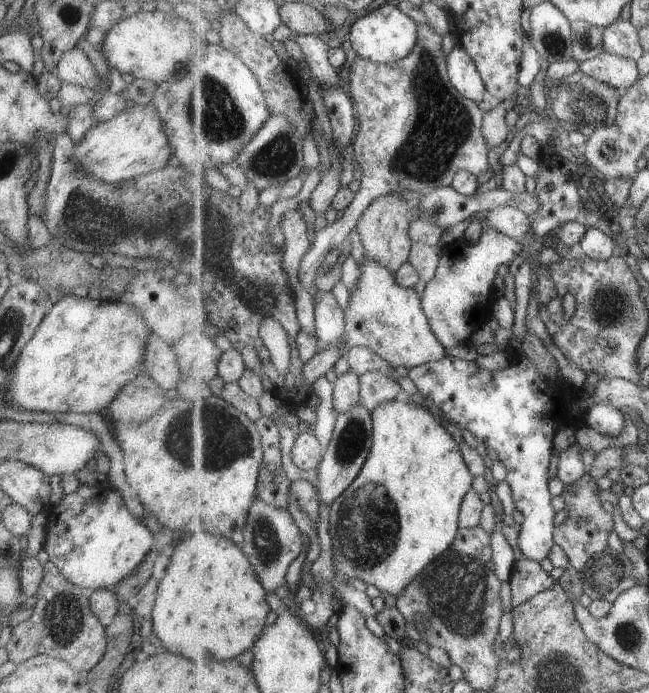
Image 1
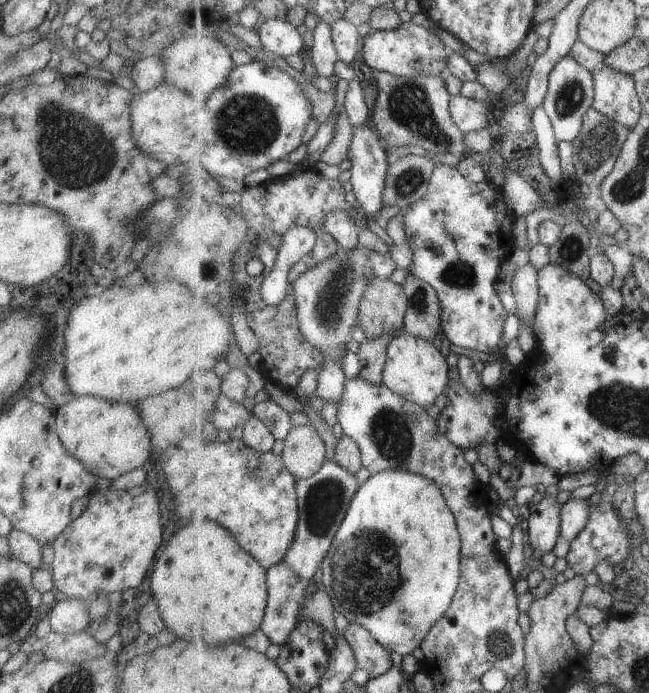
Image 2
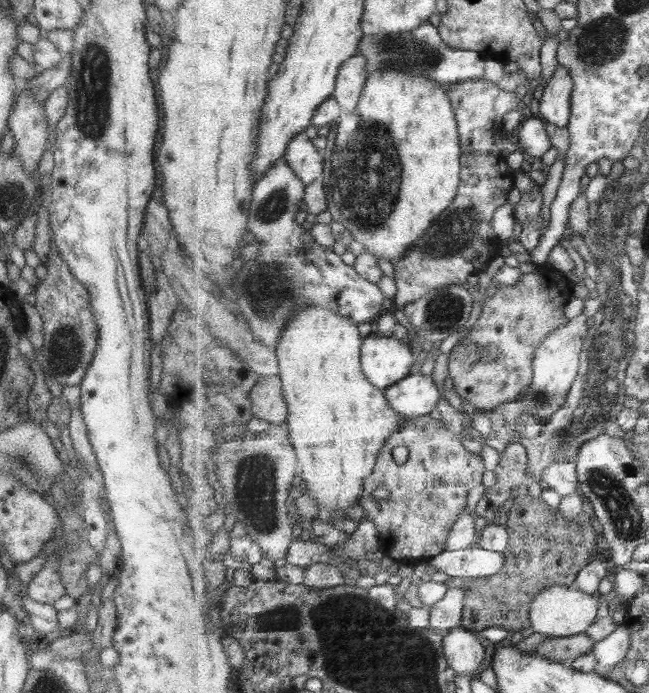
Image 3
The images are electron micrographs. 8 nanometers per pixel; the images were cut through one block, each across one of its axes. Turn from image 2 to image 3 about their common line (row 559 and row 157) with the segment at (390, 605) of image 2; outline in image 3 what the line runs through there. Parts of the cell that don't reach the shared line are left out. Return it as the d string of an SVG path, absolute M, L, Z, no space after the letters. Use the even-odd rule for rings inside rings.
M381 68L369 75L353 112L358 120L357 129L348 138L346 148L335 150L331 160L333 174L325 178L329 211L334 221L347 226L365 250L394 264L427 234L428 228L451 206L459 192L463 151L455 110L448 86L429 76L413 76L397 68Z

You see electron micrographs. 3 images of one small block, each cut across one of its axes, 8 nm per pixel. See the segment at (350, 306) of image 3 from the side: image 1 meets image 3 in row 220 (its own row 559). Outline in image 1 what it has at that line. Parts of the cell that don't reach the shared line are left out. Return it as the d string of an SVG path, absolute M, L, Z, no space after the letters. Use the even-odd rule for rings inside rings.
M260 496L251 505L244 526L244 535L242 549L248 555L266 590L273 591L273 593L277 586L286 584L289 567L294 560L297 560L297 557L302 556L306 546L309 545L307 535L299 530L289 510L265 502L265 499Z

